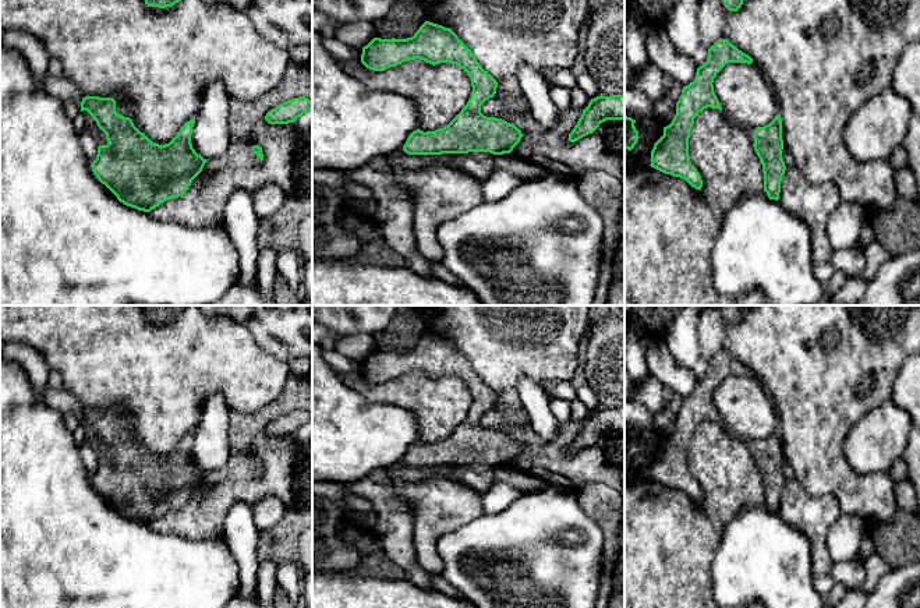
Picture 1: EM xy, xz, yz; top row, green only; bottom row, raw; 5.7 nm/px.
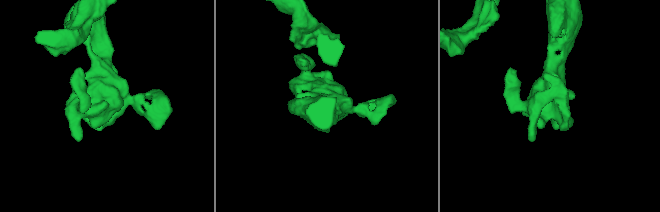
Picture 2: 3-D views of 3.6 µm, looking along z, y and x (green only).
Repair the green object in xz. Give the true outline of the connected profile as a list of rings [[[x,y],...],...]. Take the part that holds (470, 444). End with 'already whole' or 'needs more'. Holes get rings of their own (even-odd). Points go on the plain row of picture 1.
[[[425,333],[420,342],[407,351],[381,351],[374,350],[367,358],[362,360],[361,375],[374,383],[385,383],[396,379],[404,374],[420,371],[429,377],[450,375],[463,381],[471,392],[473,404],[467,417],[461,424],[443,441],[435,443],[413,443],[403,463],[408,467],[442,467],[442,466],[468,466],[468,464],[489,464],[493,467],[510,466],[520,455],[521,443],[496,430],[486,430],[481,425],[481,418],[496,406],[498,395],[488,386],[475,372],[473,364],[459,351],[450,342],[442,337]]]; already whole

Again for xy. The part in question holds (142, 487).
[[[85,409],[81,414],[82,423],[92,428],[109,455],[98,459],[96,471],[91,477],[92,484],[127,519],[151,524],[167,512],[184,508],[208,474],[195,464],[191,456],[195,428],[180,441],[169,456],[159,457],[141,445],[130,430],[116,424],[113,410]]]; already whole

